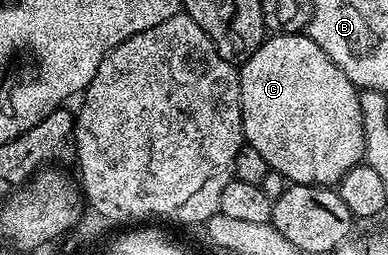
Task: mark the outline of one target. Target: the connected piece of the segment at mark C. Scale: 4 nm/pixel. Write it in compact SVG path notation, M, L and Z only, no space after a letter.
M272 34L265 39L264 45L259 48L253 56L243 61L240 73L240 105L242 106L242 122L244 123L244 139L247 144L254 146L262 158L266 158L269 169L277 172L285 181L294 184L318 184L321 186L336 186L354 165L361 163L364 157L364 132L362 106L360 95L355 84L333 60L314 42L307 34Z

